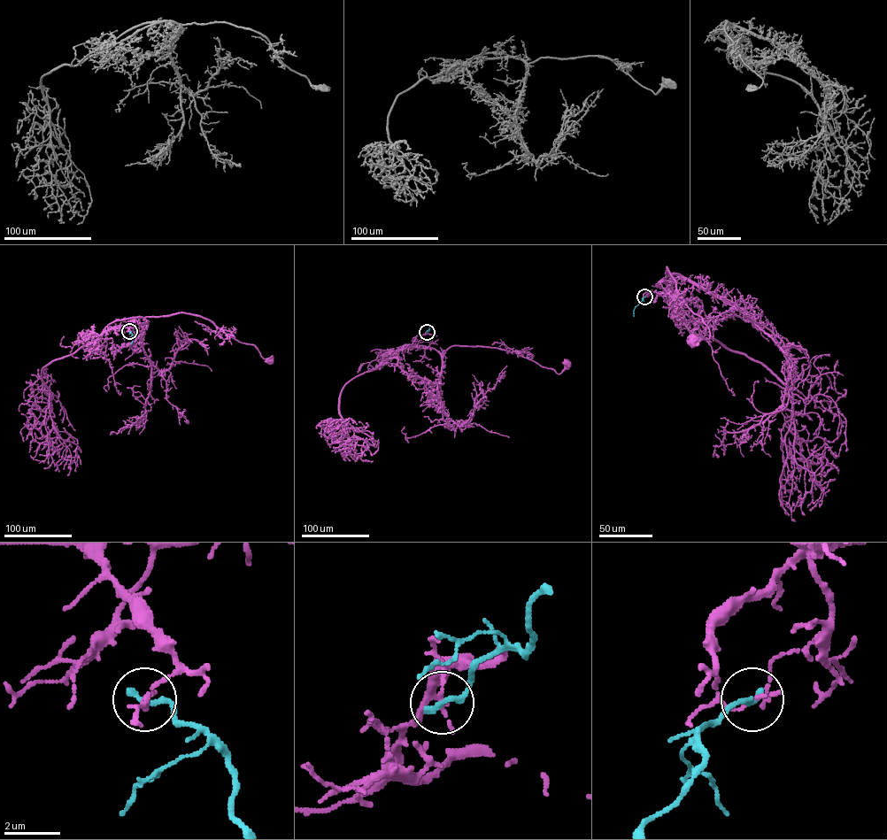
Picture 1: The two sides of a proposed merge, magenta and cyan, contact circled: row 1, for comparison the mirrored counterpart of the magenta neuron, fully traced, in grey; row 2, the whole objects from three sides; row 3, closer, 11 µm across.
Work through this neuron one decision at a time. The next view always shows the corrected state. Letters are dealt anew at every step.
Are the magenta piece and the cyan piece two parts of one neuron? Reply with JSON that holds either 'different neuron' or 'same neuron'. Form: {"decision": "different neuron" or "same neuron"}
{"decision": "different neuron"}

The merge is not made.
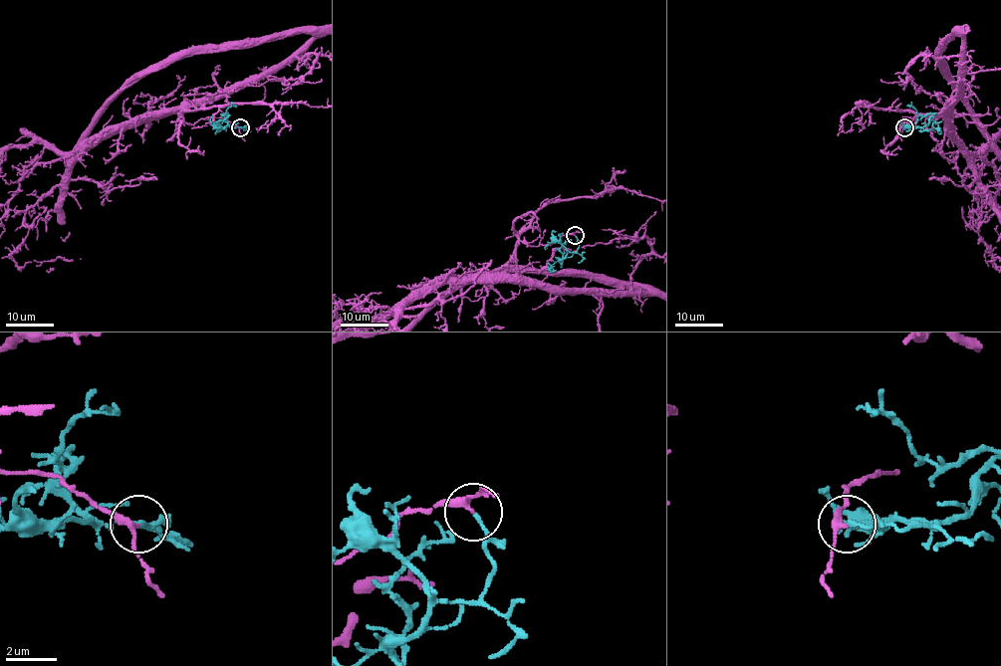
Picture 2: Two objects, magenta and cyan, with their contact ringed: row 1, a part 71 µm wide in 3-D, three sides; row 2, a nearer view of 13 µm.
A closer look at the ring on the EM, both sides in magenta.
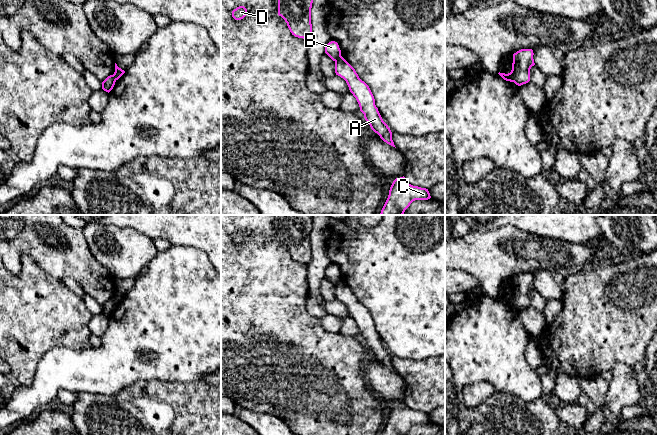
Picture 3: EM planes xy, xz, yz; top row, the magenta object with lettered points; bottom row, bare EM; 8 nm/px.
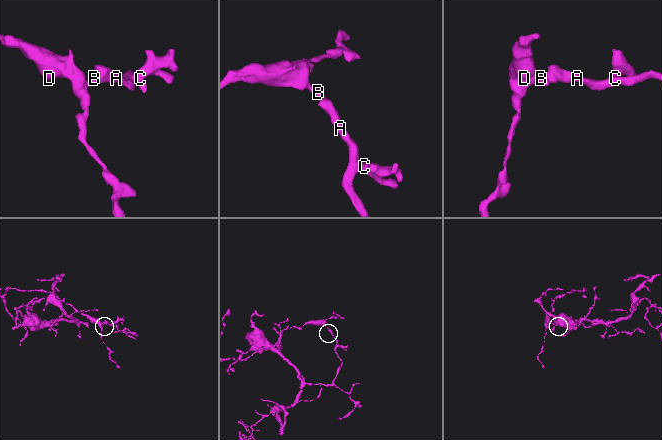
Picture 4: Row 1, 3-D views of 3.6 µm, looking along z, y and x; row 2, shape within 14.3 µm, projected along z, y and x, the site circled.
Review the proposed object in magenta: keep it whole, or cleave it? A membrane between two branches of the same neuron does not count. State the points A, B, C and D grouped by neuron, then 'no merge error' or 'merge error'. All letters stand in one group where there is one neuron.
groups A C / B D; merge error

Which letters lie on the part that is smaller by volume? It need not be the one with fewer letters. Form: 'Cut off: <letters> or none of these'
Cut off: B, D

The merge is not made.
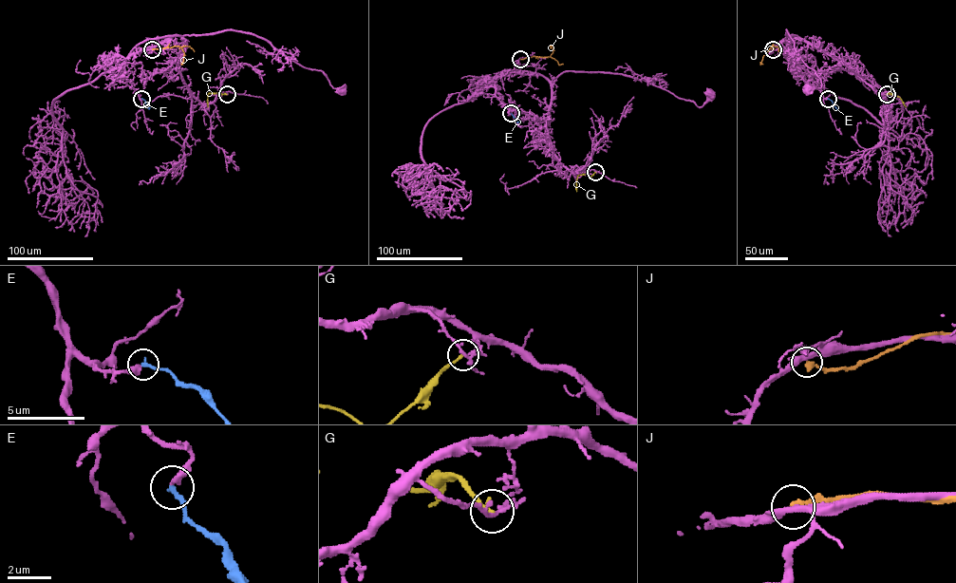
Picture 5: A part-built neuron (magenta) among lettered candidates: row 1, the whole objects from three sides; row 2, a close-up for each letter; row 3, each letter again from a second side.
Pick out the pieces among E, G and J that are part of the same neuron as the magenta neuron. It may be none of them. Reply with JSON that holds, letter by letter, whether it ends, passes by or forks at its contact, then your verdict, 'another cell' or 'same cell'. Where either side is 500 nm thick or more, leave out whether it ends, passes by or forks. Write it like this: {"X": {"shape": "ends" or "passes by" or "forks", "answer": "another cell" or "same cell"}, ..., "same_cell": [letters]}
{"E": {"shape": "ends", "answer": "same cell"}, "G": {"shape": "ends", "answer": "another cell"}, "J": {"shape": "ends", "answer": "another cell"}, "same_cell": ["E"]}

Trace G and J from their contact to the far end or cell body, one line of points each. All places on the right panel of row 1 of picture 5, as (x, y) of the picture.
G: (887, 94), (899, 96), (906, 106)
J: (773, 49), (771, 46), (763, 56), (762, 64)

